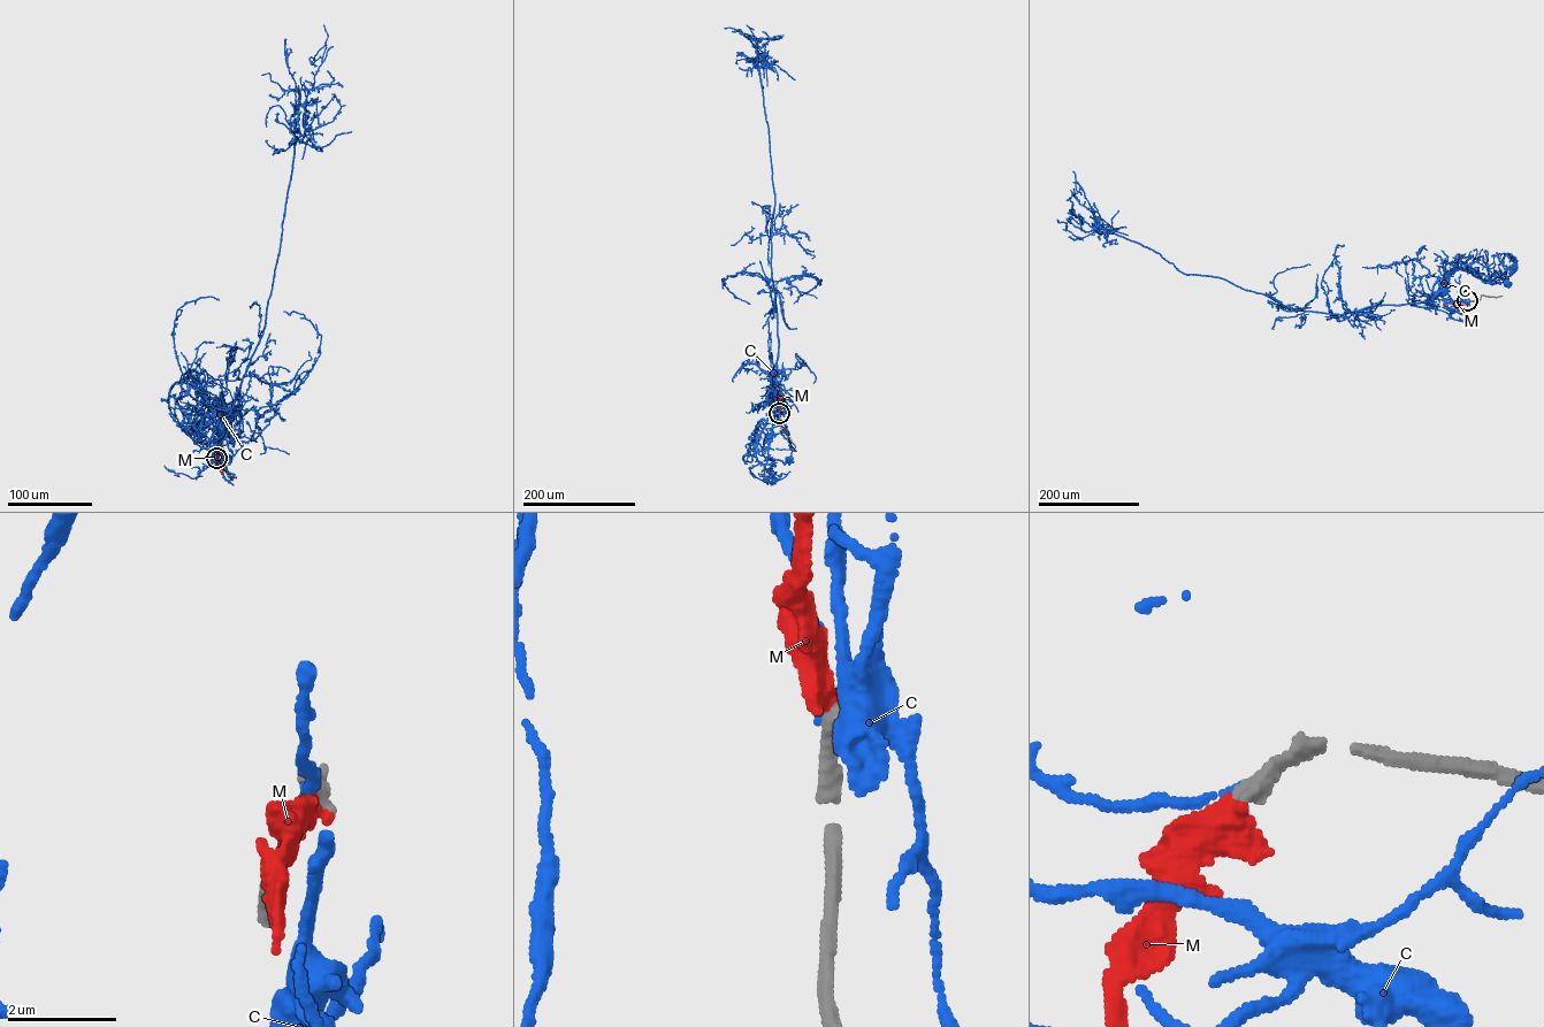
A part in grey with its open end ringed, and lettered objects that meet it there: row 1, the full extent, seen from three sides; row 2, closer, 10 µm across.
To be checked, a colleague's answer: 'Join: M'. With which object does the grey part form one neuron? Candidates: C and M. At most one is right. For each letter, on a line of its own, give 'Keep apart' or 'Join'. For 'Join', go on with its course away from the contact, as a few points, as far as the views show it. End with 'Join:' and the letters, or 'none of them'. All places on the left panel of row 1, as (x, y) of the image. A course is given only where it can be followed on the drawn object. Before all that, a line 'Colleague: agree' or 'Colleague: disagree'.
Colleague: agree
C: Keep apart
M: Join
Join: M

